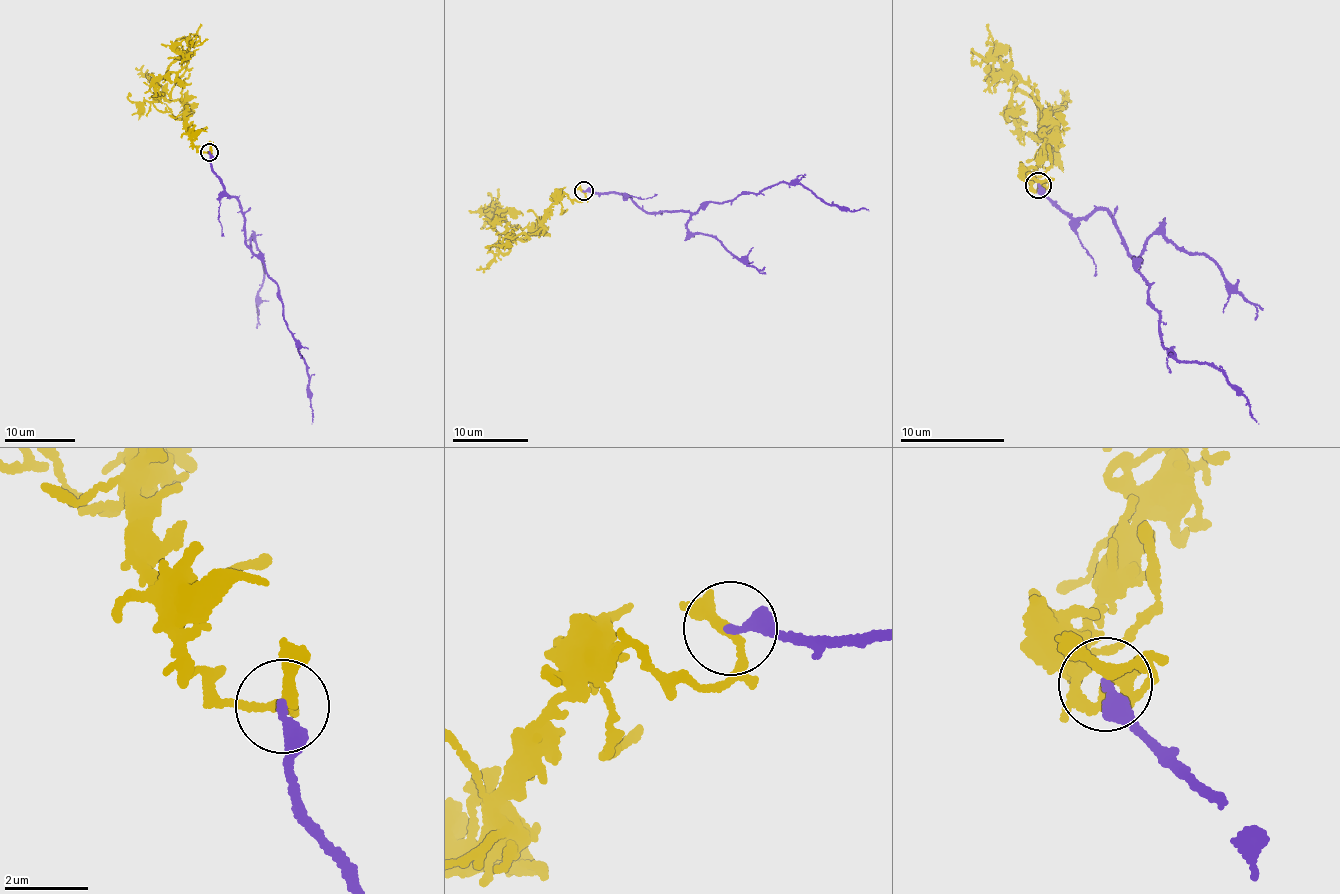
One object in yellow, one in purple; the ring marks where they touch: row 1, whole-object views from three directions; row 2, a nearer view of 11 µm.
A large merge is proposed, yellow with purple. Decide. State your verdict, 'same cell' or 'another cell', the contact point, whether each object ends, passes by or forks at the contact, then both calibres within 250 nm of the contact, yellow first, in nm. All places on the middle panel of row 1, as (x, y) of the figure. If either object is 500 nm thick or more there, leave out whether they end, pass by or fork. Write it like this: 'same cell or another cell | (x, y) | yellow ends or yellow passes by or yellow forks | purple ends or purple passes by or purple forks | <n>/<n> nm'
another cell | (583, 191) | yellow passes by | purple ends | 200/320 nm

